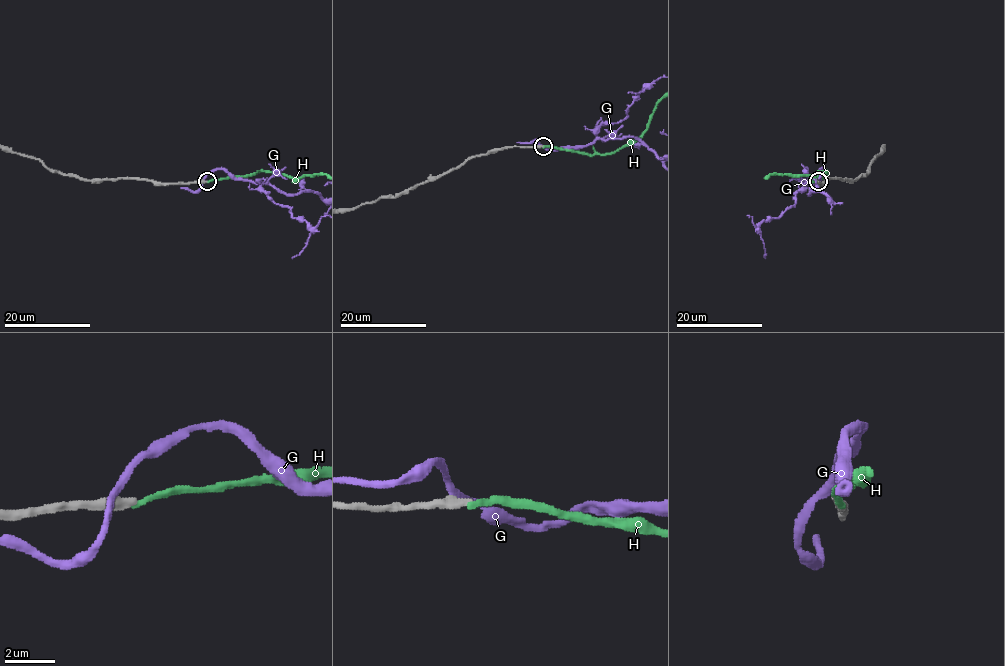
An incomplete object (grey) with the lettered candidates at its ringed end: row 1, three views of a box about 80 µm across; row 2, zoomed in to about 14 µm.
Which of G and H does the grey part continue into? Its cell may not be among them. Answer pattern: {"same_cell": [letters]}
{"same_cell": []}

